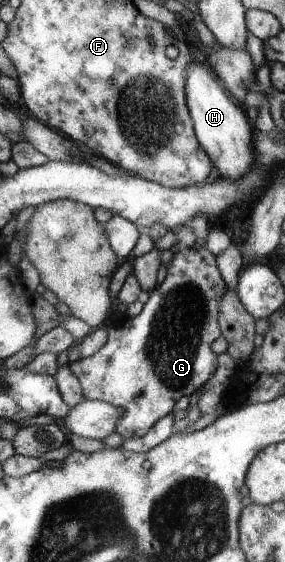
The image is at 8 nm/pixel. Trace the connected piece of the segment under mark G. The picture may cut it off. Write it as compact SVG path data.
M185 247L174 254L173 259L167 265L165 279L150 291L148 300L145 302L142 311L137 316L122 317L121 320L111 324L111 326L107 328L107 340L97 352L87 358L69 362L71 372L73 372L80 382L85 399L107 401L109 404L113 404L115 408L121 408L122 418L118 420L118 427L115 428L117 434L121 434L125 439L147 434L147 431L155 424L155 422L161 420L163 416L168 415L169 412L173 410L175 402L179 398L183 398L183 396L189 397L189 394L197 392L197 388L203 386L203 384L207 384L209 378L215 374L215 370L217 370L218 354L211 350L211 342L217 340L222 333L219 326L219 300L221 300L221 296L225 294L225 286L226 282L219 272L215 255L213 255L207 247Z

